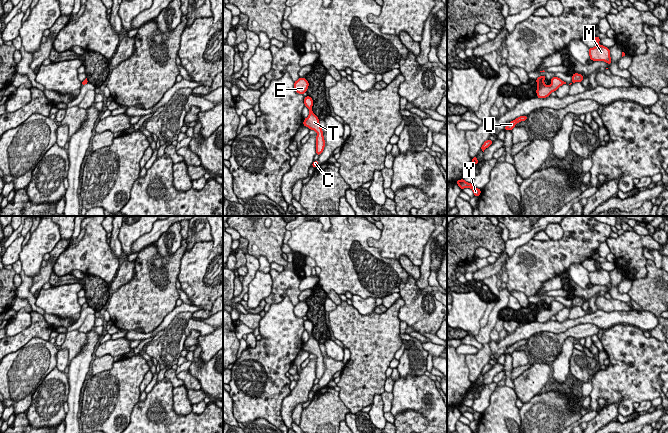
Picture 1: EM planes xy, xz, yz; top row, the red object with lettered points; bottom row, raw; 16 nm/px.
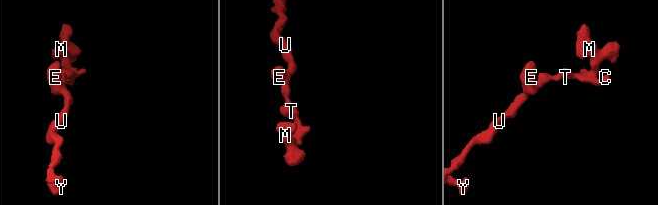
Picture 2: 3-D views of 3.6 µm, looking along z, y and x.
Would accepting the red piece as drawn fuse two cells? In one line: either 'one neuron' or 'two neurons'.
one neuron

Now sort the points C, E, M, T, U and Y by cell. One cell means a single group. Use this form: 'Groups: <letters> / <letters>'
Groups: C E M T U Y

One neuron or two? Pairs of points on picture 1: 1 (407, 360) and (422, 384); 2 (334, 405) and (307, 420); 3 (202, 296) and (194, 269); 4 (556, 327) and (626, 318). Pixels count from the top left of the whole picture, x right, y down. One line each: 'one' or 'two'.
1: two
2: one
3: one
4: one

